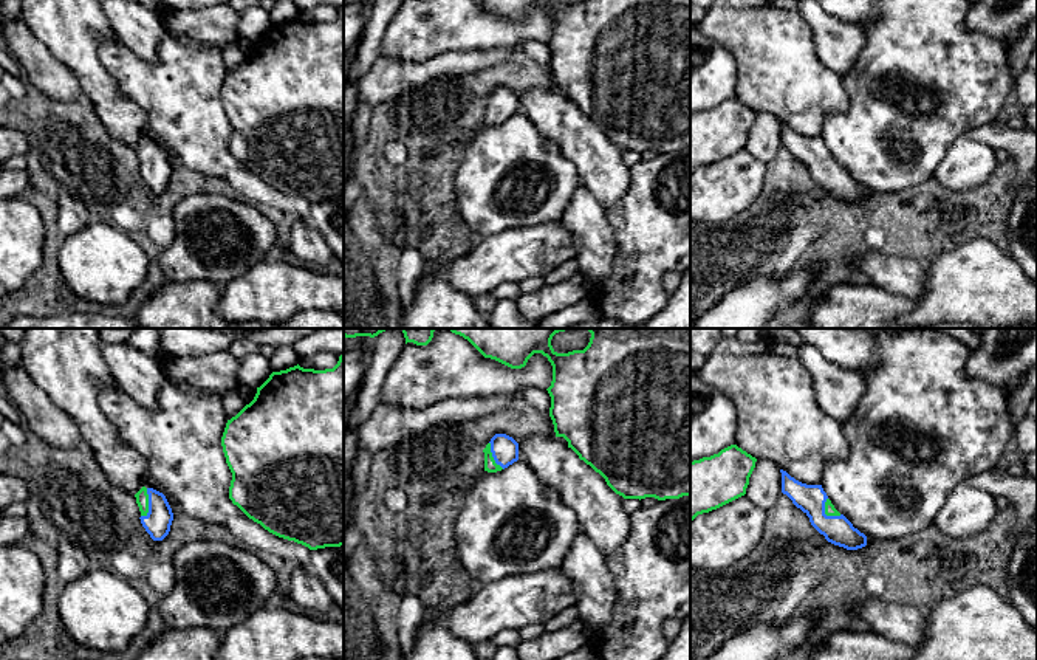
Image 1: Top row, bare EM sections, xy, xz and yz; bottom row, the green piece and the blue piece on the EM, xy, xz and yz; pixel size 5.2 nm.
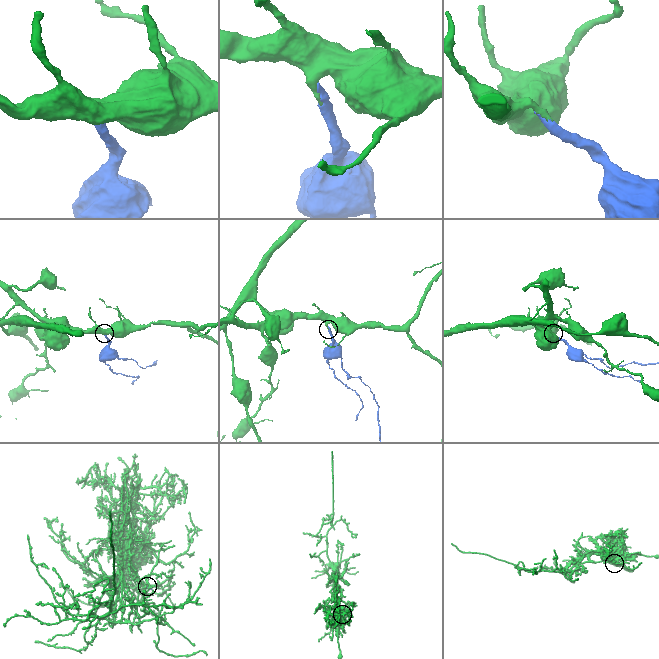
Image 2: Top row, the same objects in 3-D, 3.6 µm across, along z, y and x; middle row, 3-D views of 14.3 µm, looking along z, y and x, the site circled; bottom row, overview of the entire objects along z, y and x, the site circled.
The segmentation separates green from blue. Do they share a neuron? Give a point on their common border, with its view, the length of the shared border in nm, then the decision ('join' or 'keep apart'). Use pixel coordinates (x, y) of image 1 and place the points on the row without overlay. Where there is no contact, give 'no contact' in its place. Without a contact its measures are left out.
xy (147, 157) | 160 nm | join

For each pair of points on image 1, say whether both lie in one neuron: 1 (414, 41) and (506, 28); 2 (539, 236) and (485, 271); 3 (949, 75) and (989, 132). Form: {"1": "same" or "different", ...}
{"1": "same", "2": "same", "3": "different"}

